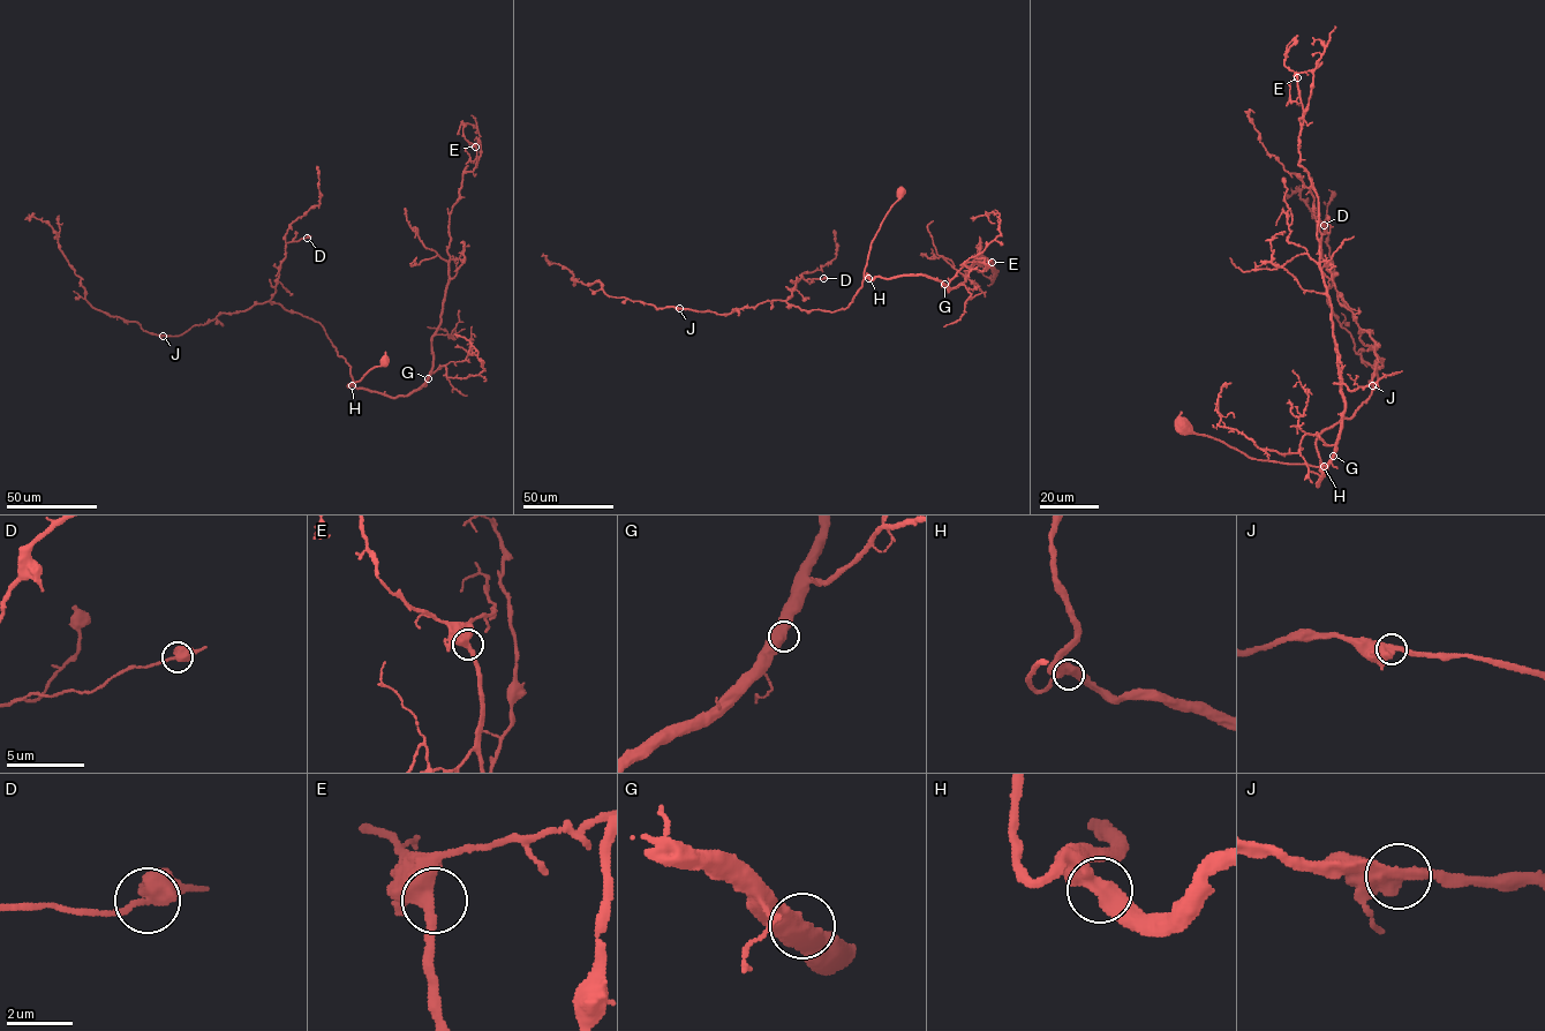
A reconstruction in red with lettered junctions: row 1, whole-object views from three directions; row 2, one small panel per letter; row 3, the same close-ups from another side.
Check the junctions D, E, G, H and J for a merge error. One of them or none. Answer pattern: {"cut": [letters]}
{"cut": []}

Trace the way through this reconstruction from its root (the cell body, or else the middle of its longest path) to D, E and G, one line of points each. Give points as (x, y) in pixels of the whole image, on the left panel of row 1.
D: (384, 360), (348, 388), (351, 367), (338, 355), (324, 328), (270, 301), (286, 243), (307, 238)
E: (384, 360), (347, 386), (408, 396), (431, 368), (449, 278), (450, 215), (462, 173), (475, 166), (475, 147)
G: (384, 360), (347, 386), (397, 398), (408, 396), (428, 378)

